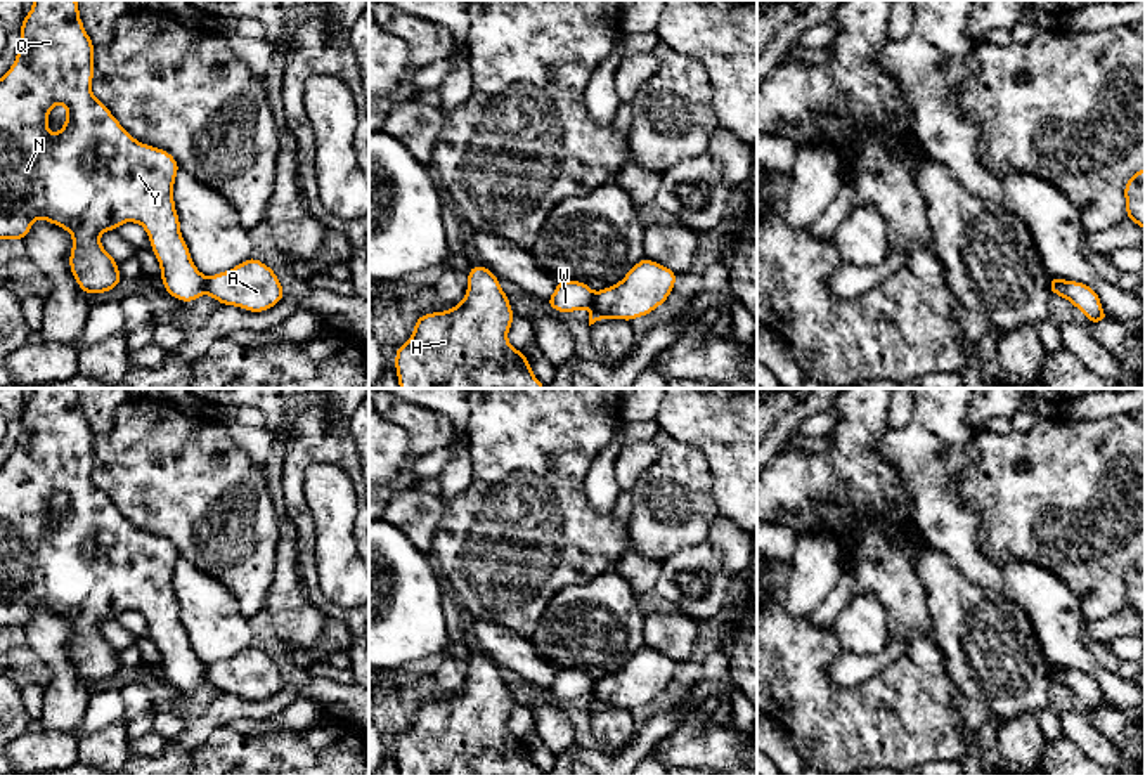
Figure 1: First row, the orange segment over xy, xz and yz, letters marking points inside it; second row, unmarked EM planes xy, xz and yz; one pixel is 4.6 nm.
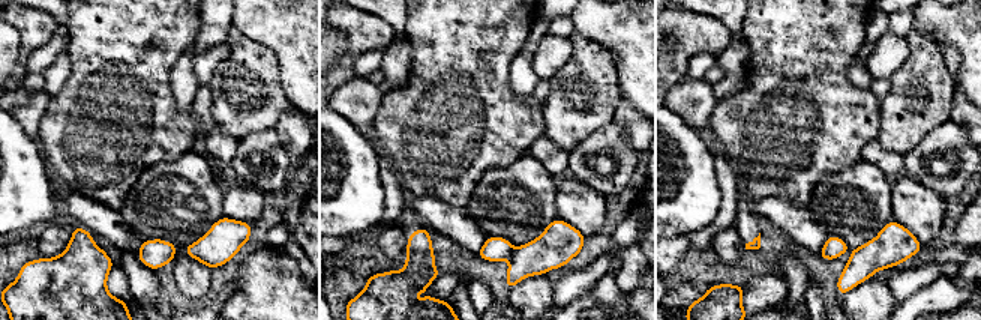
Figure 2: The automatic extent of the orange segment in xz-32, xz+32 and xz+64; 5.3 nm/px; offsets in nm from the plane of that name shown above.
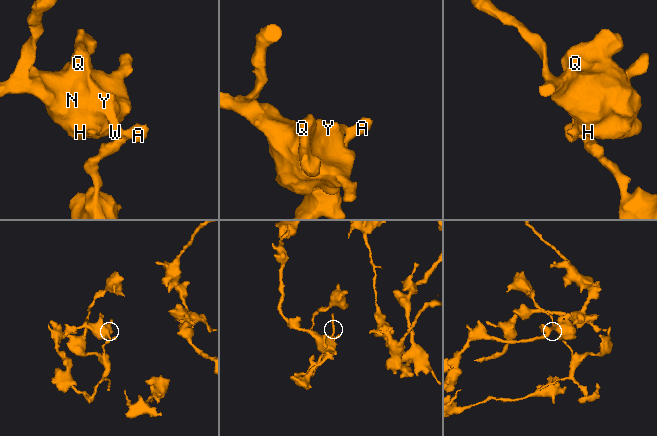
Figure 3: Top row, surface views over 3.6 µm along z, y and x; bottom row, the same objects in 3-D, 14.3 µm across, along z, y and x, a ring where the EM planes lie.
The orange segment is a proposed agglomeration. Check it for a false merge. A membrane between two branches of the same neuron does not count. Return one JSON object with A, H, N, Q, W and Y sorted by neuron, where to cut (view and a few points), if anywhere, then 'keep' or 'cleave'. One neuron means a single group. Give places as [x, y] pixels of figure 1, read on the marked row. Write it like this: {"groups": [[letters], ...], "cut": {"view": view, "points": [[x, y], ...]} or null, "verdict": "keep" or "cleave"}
{"groups": [["A"], ["H", "N", "Q", "W", "Y"]], "cut": {"view": "xy", "points": [[207, 278], [203, 292]]}, "verdict": "cleave"}

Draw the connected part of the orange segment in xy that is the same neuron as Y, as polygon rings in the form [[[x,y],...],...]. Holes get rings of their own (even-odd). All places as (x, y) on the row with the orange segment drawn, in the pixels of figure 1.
[[[33,0],[29,14],[21,23],[21,43],[17,49],[17,57],[10,66],[10,69],[0,78],[0,241],[2,239],[24,241],[28,238],[29,227],[35,224],[38,217],[42,217],[45,222],[59,225],[64,231],[69,231],[73,236],[73,248],[69,255],[71,274],[83,293],[97,295],[111,291],[123,281],[118,270],[118,260],[114,260],[102,248],[99,236],[104,231],[118,229],[125,222],[137,222],[146,229],[151,239],[151,248],[161,265],[159,276],[168,295],[180,302],[196,302],[204,293],[206,276],[203,276],[194,265],[187,243],[180,234],[180,218],[177,215],[173,201],[173,184],[180,166],[168,151],[142,144],[137,139],[133,139],[113,116],[113,113],[100,101],[95,99],[95,95],[90,90],[94,80],[94,49],[95,45],[92,43],[90,36],[85,31],[83,23],[80,21],[80,9],[76,0]],[[57,104],[68,107],[68,118],[64,127],[55,135],[50,135],[49,113]]]

